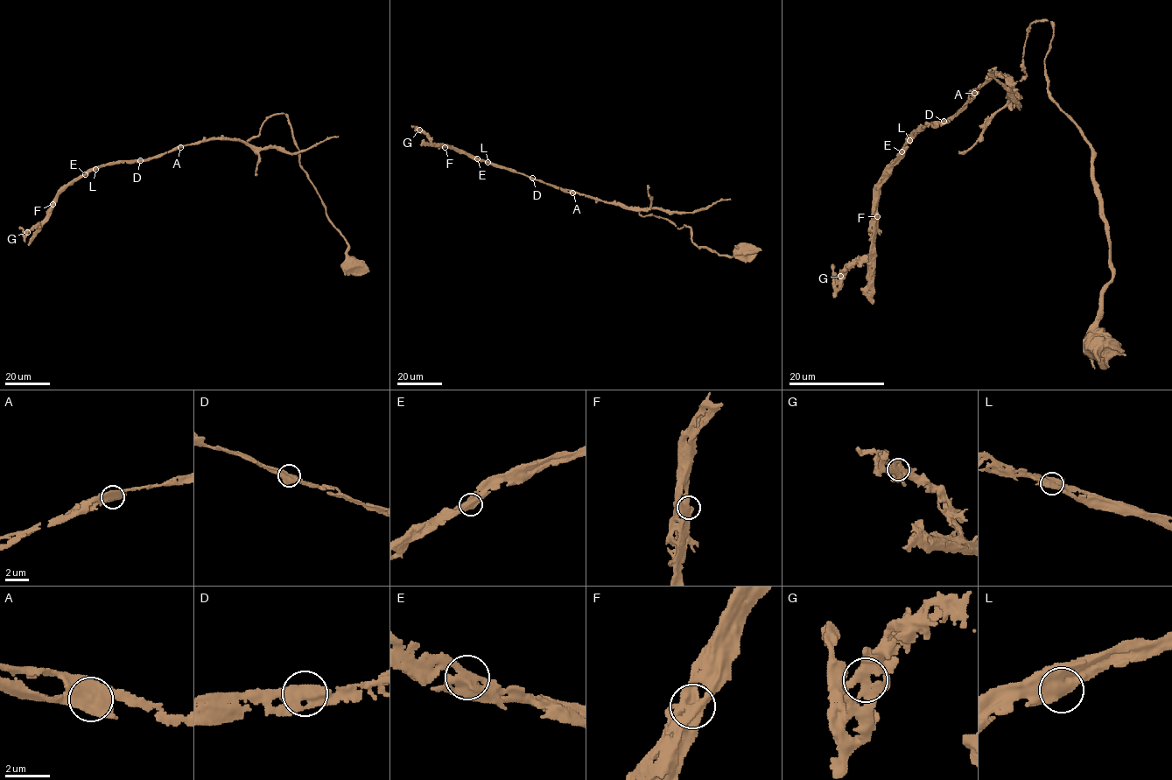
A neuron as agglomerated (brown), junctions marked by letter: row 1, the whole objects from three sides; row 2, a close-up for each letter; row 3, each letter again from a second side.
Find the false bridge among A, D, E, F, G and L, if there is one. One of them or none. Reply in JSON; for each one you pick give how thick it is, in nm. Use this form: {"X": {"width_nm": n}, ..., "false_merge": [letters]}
{"false_merge": []}

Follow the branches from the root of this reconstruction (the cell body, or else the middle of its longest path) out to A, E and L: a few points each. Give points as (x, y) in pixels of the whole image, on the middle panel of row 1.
A: (741, 249), (720, 255), (696, 245), (686, 225), (678, 228), (662, 217), (572, 193)
E: (741, 249), (720, 255), (696, 245), (686, 225), (678, 228), (662, 217), (642, 216), (477, 158)
L: (741, 249), (720, 255), (696, 245), (686, 225), (678, 228), (662, 217), (642, 216), (487, 162)

